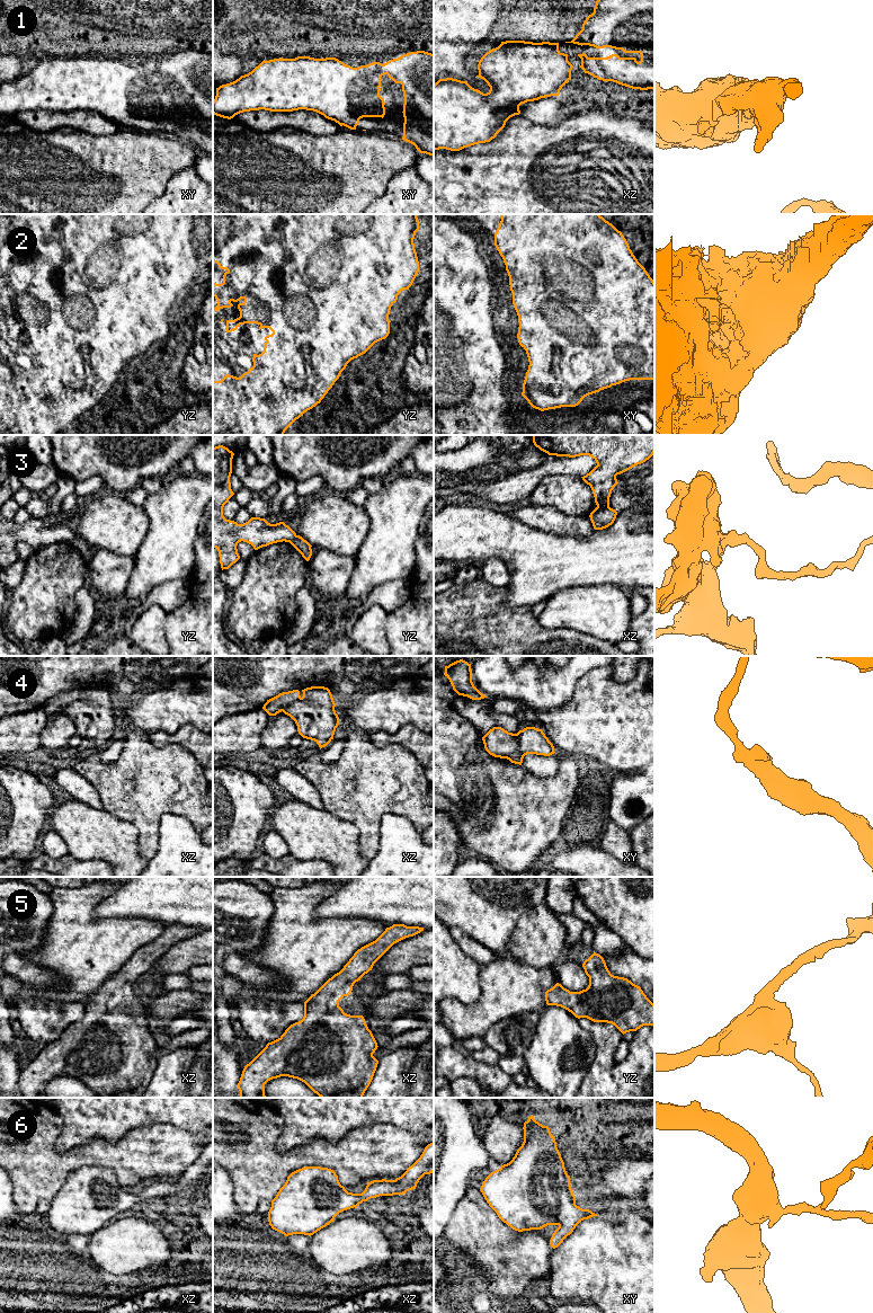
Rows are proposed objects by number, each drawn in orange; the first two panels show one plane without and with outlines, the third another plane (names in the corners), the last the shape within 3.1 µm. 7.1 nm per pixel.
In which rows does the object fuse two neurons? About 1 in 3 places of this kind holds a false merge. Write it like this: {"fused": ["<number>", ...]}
{"fused": ["3", "4"]}

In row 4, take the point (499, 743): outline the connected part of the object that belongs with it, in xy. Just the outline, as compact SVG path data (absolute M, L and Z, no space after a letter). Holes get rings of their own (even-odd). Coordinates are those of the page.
M493 727L482 737L486 751L500 758L508 758L518 749L517 734L508 733L501 727Z

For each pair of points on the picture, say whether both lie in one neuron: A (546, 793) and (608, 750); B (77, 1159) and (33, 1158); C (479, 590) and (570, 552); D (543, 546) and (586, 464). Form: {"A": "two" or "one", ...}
{"A": "two", "B": "one", "C": "two", "D": "two"}

